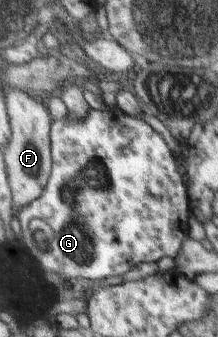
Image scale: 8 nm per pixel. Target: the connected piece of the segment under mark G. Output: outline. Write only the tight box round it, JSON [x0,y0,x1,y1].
[20,104,191,282]

